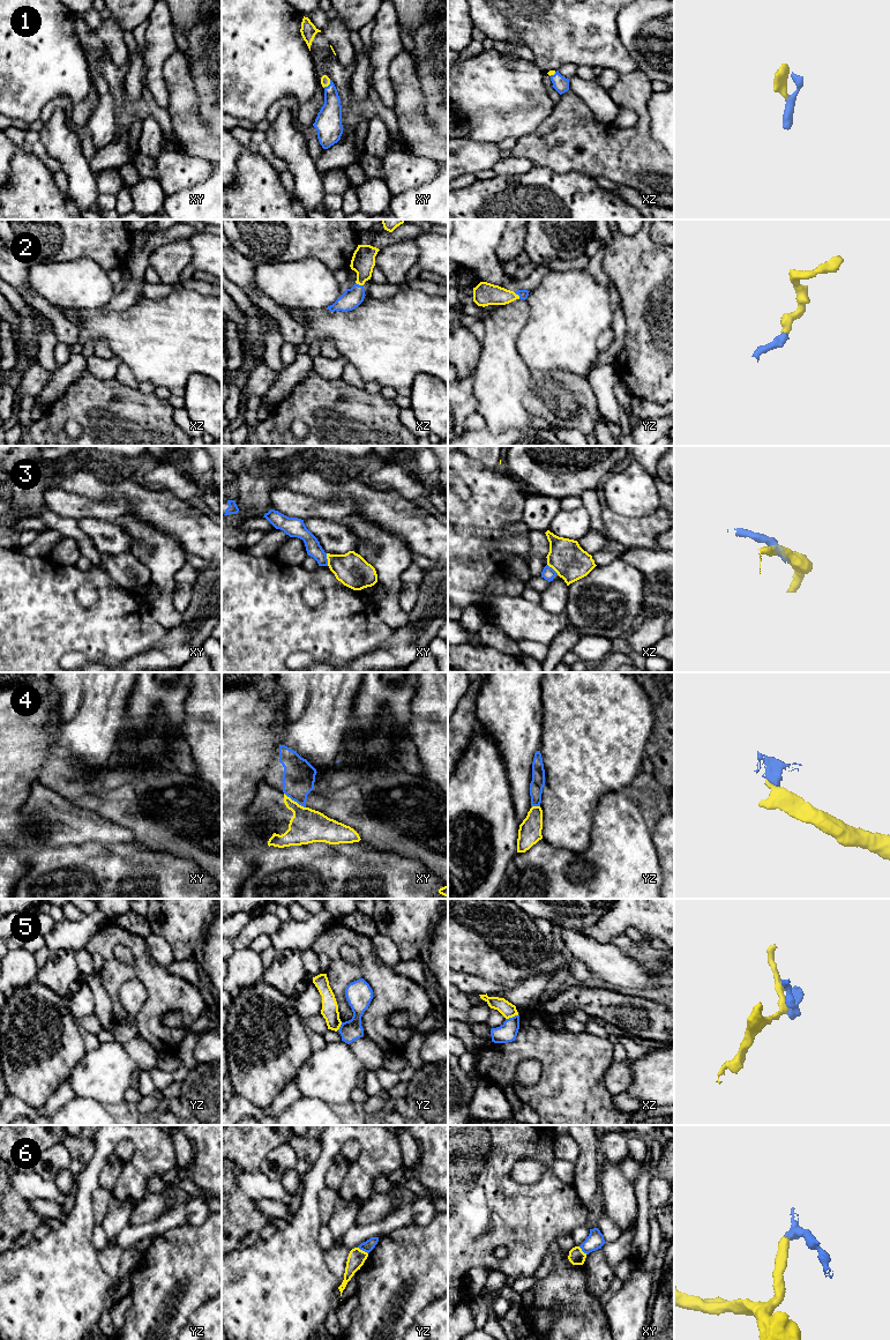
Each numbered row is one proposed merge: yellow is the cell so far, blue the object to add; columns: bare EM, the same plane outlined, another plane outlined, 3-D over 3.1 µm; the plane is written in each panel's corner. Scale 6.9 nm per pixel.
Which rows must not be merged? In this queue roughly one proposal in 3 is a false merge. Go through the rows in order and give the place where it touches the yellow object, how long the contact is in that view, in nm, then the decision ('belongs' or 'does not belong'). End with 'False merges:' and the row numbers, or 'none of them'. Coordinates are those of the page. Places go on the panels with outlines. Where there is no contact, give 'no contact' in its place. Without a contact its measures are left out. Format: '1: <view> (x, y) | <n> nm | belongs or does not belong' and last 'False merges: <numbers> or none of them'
1: xy (328, 84) | 80 nm | belongs
2: yz (517, 295) | 80 nm | belongs
3: xy (327, 558) | 90 nm | does not belong
4: xy (293, 801) | 190 nm | does not belong
5: xz (511, 1017) | 90 nm | does not belong
6: yz (361, 1250) | 90 nm | does not belong
False merges: 3, 4, 5, 6

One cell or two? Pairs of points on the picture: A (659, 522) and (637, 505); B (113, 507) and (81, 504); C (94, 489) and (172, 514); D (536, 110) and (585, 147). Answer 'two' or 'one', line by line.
A: two
B: one
C: one
D: two

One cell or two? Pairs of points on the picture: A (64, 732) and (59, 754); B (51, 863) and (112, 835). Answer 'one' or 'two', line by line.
A: two
B: two

